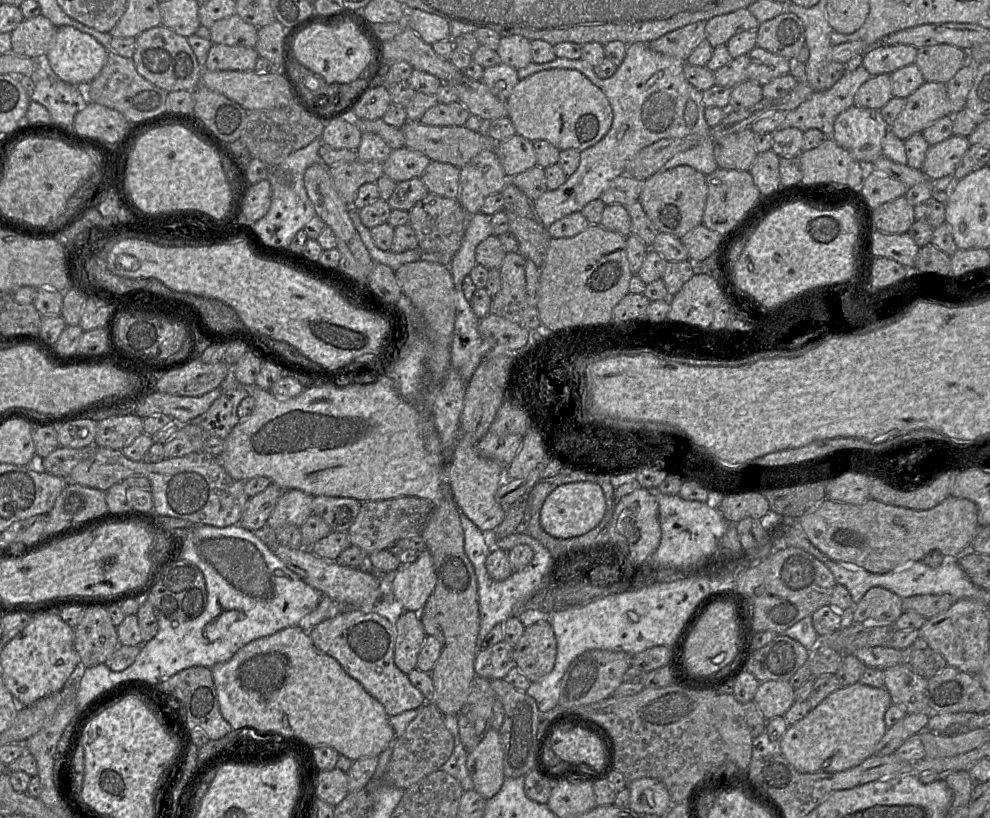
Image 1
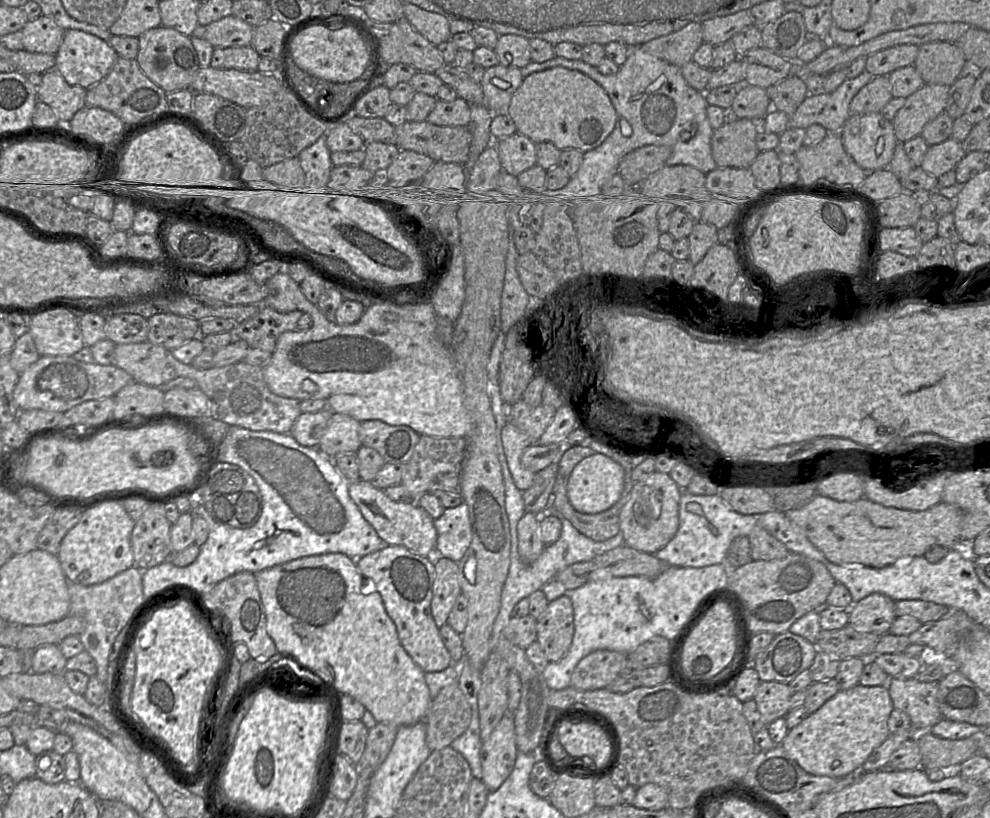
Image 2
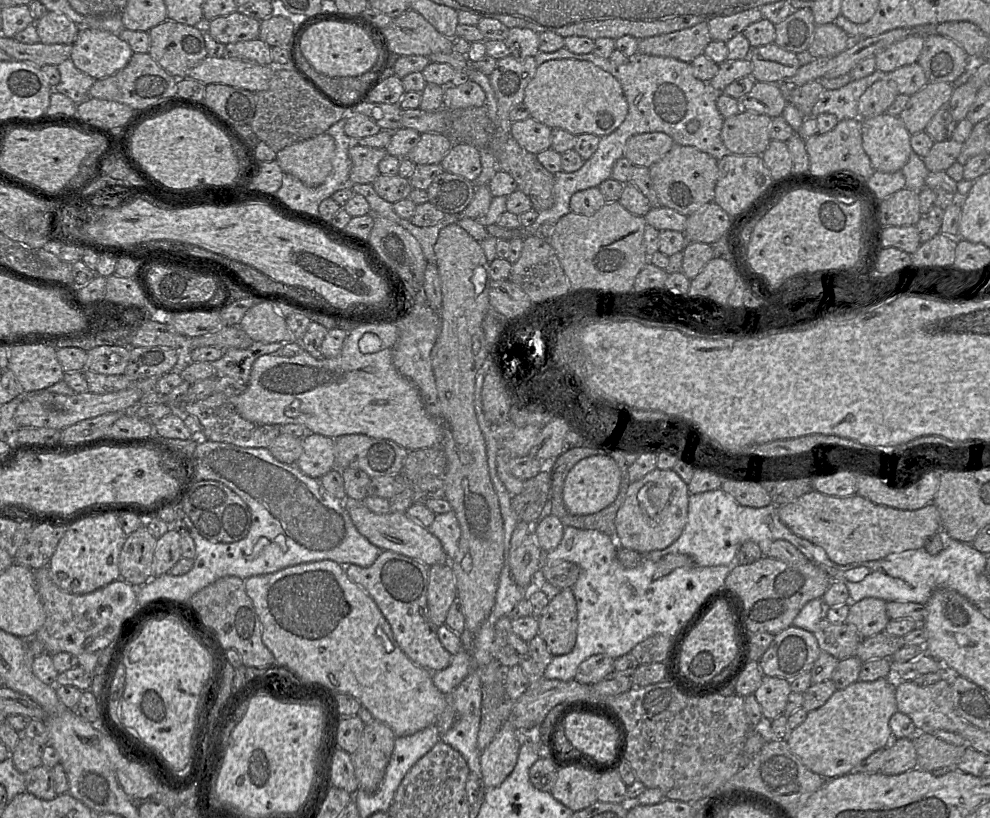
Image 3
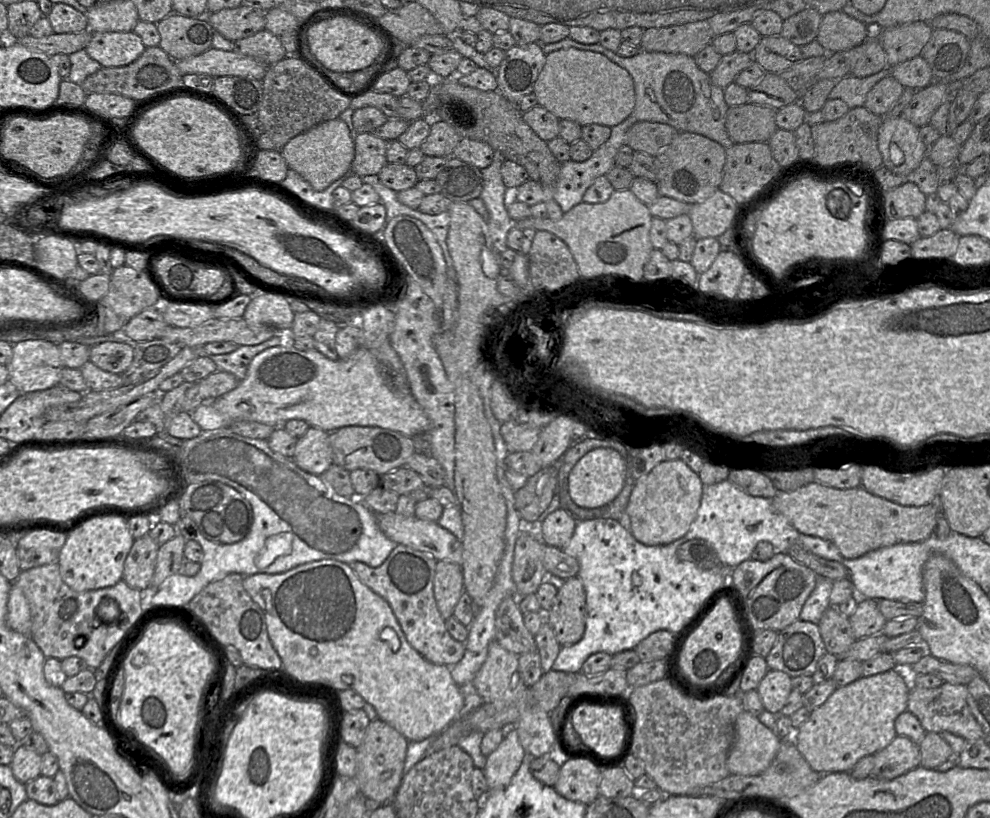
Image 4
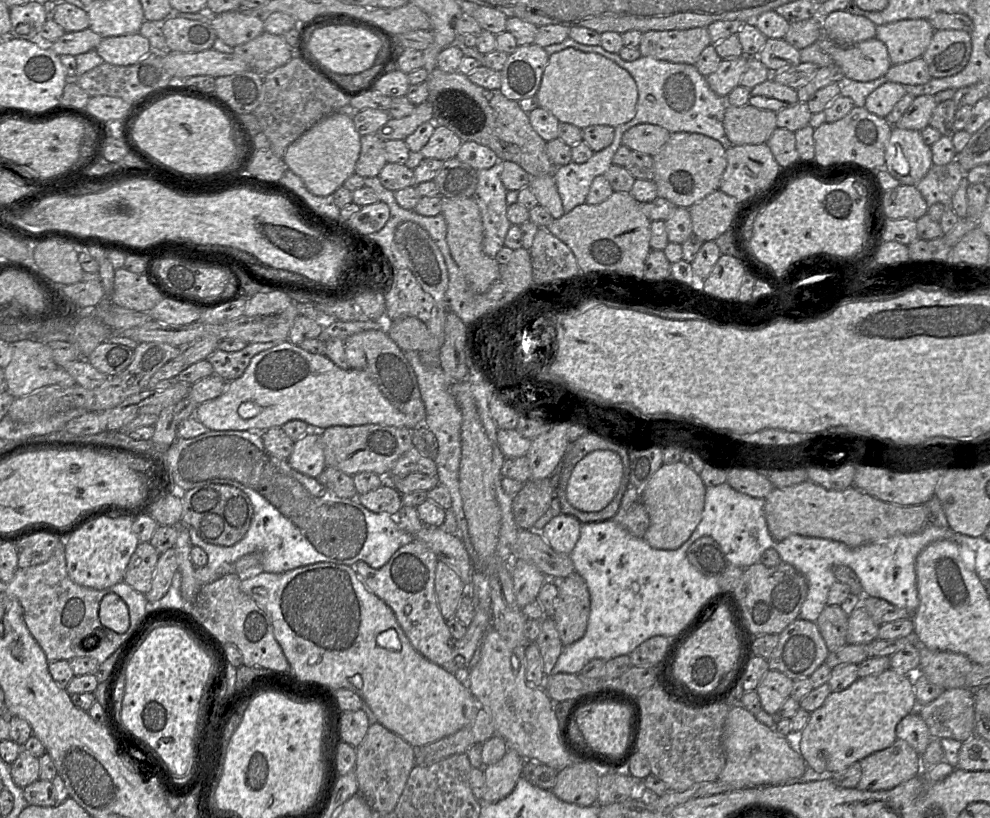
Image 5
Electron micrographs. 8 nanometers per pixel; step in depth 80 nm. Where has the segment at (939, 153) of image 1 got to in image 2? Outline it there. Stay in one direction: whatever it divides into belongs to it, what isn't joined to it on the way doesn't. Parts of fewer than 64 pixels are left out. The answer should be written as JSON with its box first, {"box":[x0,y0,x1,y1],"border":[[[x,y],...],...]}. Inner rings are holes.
{"box":[920,137,965,178],"border":[[[950,137],[941,143],[929,146],[920,167],[928,174],[939,178],[950,170],[955,170],[965,154],[962,142]]]}

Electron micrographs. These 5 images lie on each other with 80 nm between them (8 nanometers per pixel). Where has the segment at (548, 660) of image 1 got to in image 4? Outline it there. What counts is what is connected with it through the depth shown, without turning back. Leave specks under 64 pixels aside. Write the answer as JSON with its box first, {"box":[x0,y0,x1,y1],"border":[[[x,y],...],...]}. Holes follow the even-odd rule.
{"box":[545,576,586,646],"border":[[[577,576],[566,579],[558,589],[545,621],[552,627],[561,646],[570,646],[582,638],[586,623],[586,593]]]}

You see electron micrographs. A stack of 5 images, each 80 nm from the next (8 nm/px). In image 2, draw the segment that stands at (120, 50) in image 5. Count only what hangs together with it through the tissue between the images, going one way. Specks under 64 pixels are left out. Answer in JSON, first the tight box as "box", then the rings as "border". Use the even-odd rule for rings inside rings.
{"box":[55,28,118,86],"border":[[[67,28],[61,45],[55,52],[55,66],[73,81],[91,86],[115,67],[118,61],[118,50],[111,41],[111,36],[101,37],[87,30]]]}

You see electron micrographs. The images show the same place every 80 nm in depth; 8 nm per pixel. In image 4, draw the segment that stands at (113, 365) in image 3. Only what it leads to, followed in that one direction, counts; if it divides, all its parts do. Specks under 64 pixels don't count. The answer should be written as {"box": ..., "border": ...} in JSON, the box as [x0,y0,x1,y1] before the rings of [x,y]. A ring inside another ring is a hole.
{"box":[89,342,134,374],"border":[[[102,342],[90,348],[89,361],[98,368],[123,374],[133,361],[134,349],[124,342]]]}

